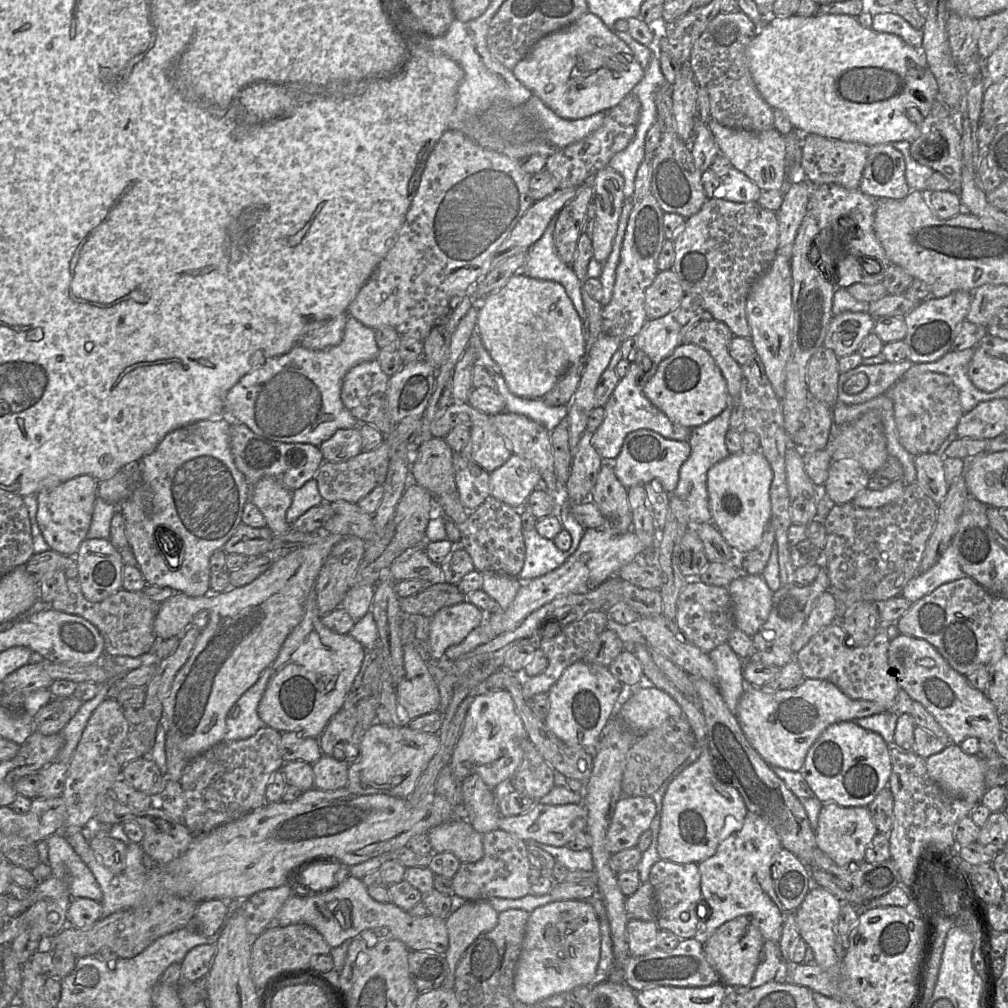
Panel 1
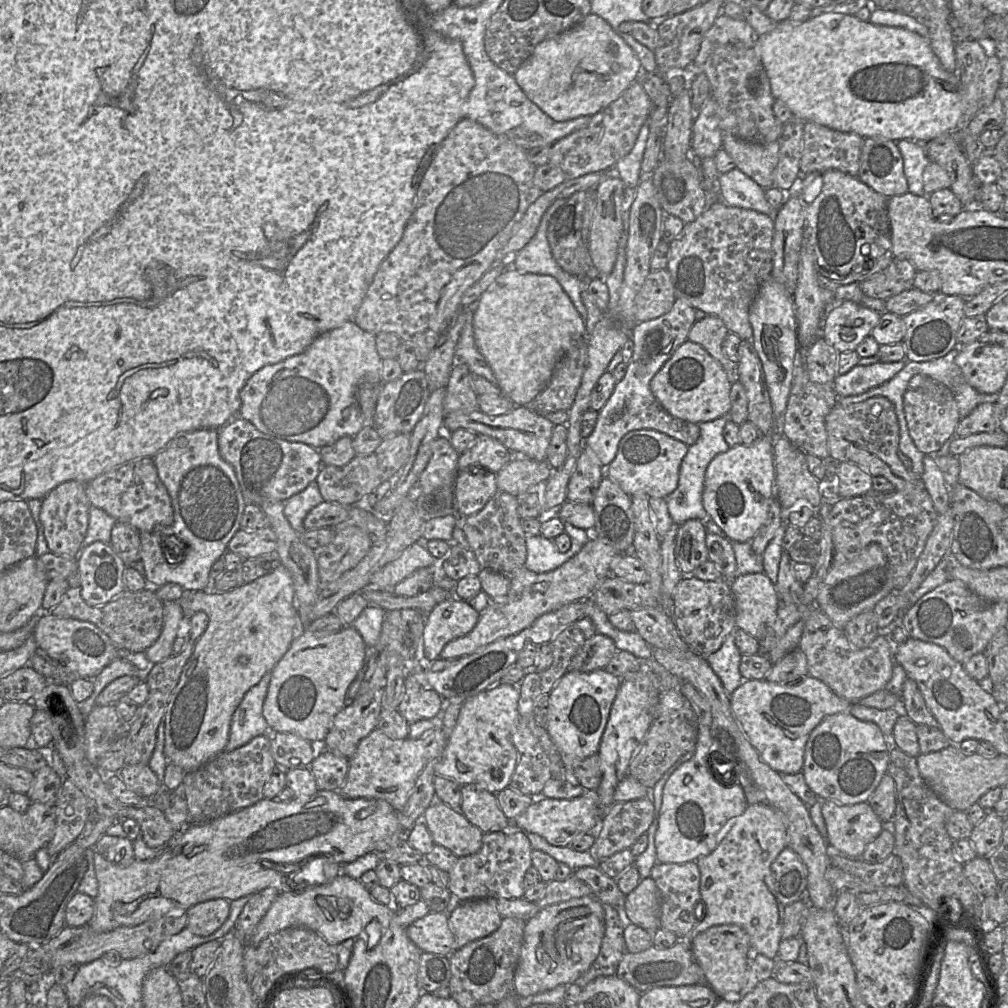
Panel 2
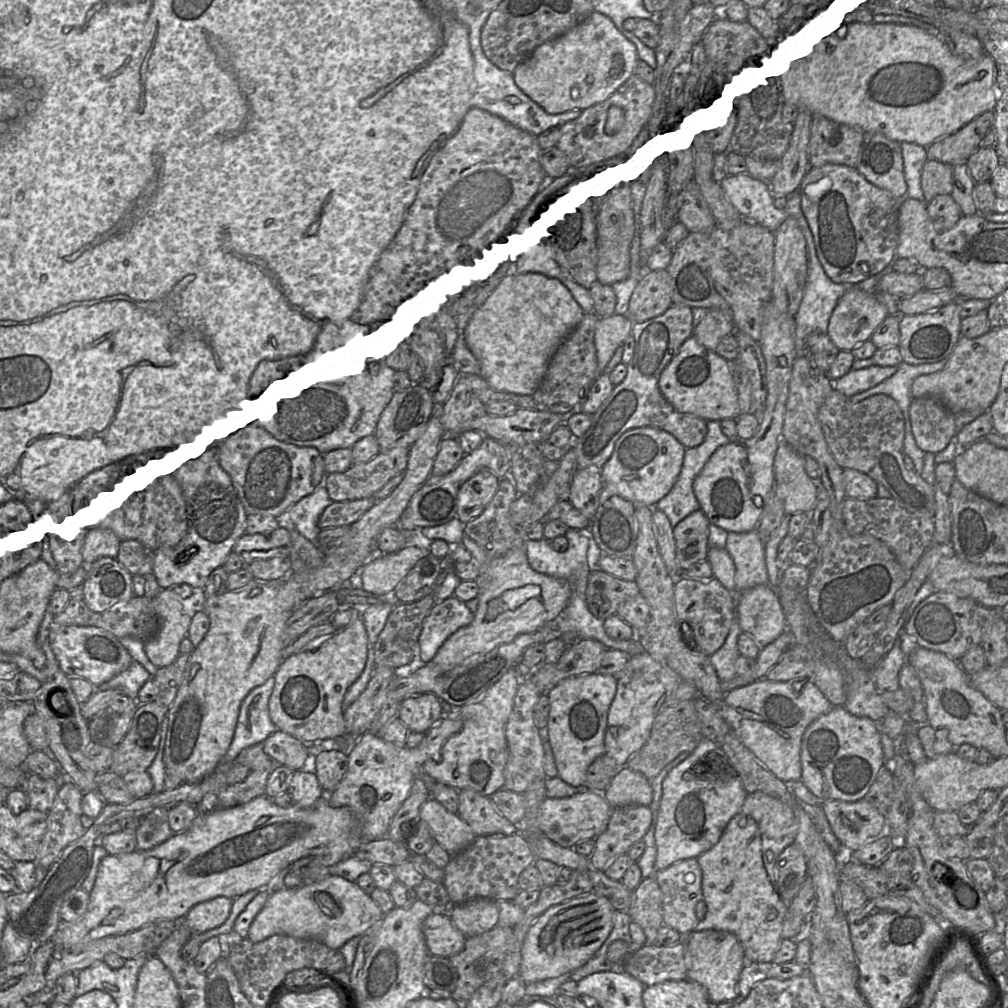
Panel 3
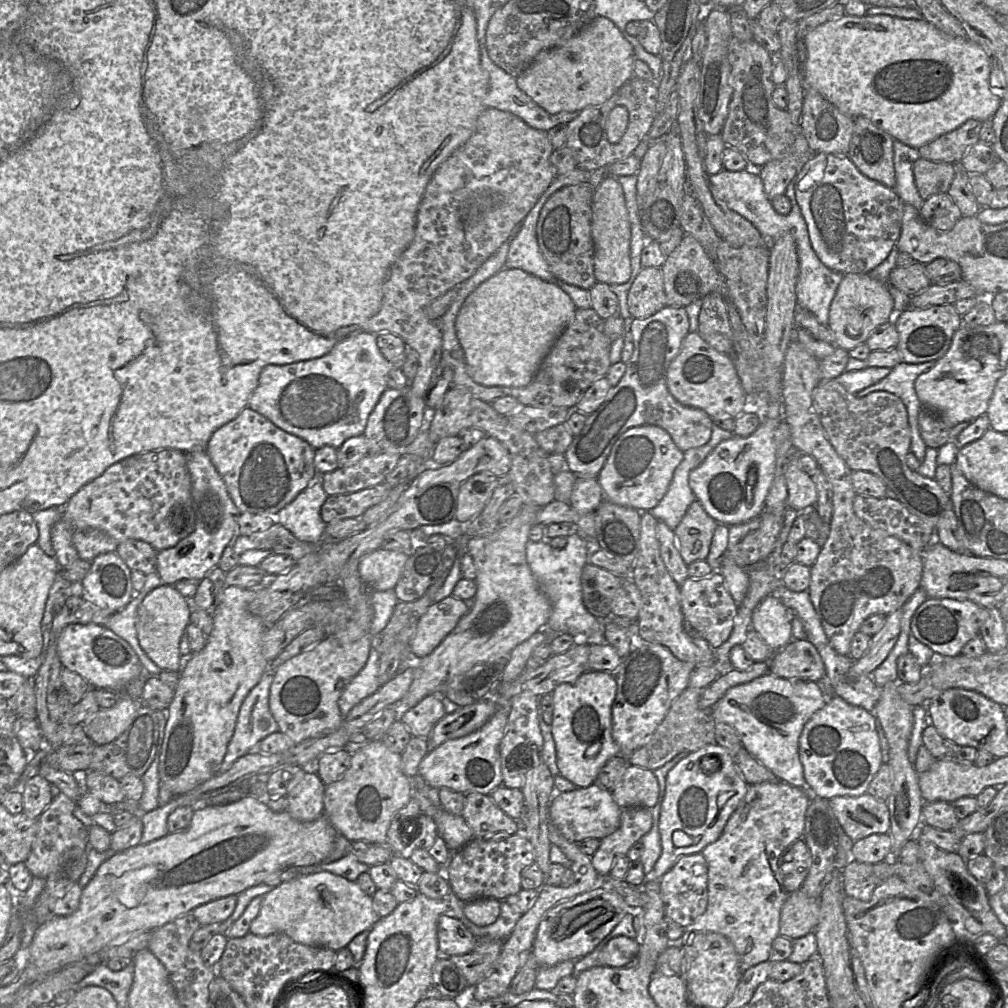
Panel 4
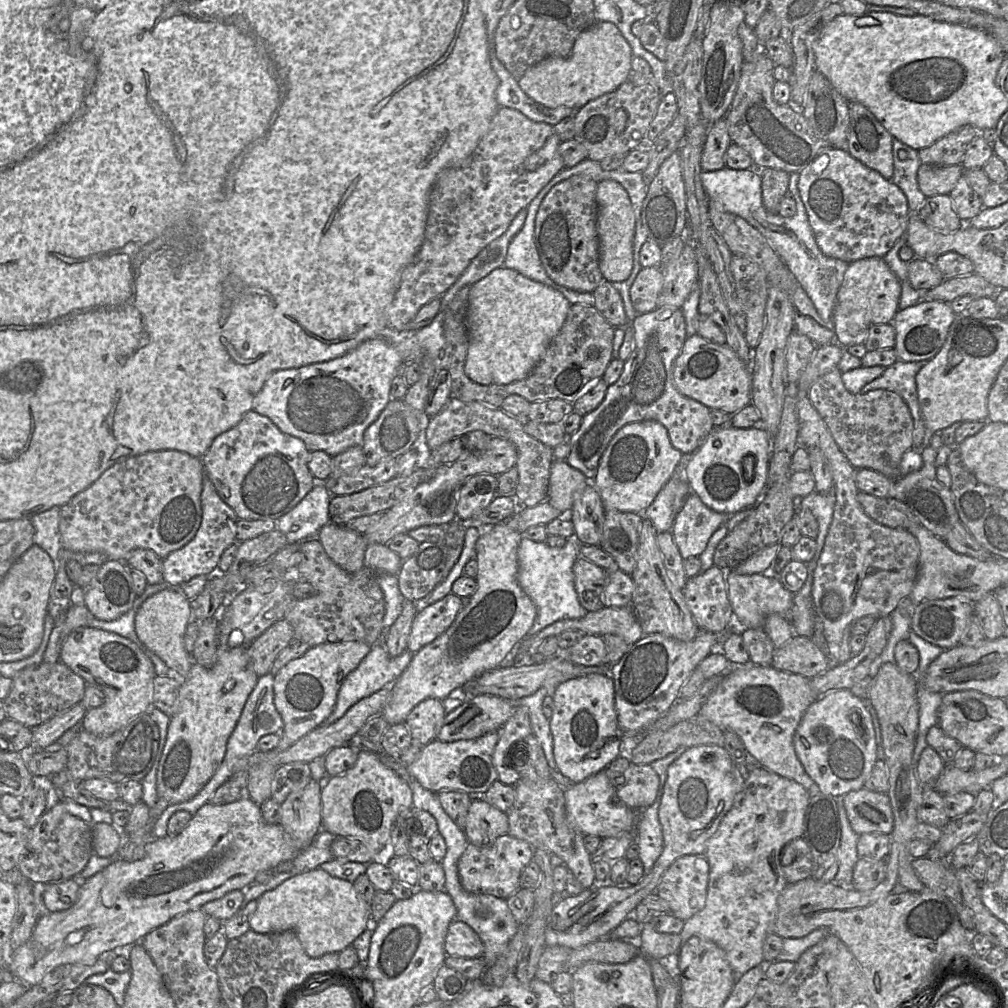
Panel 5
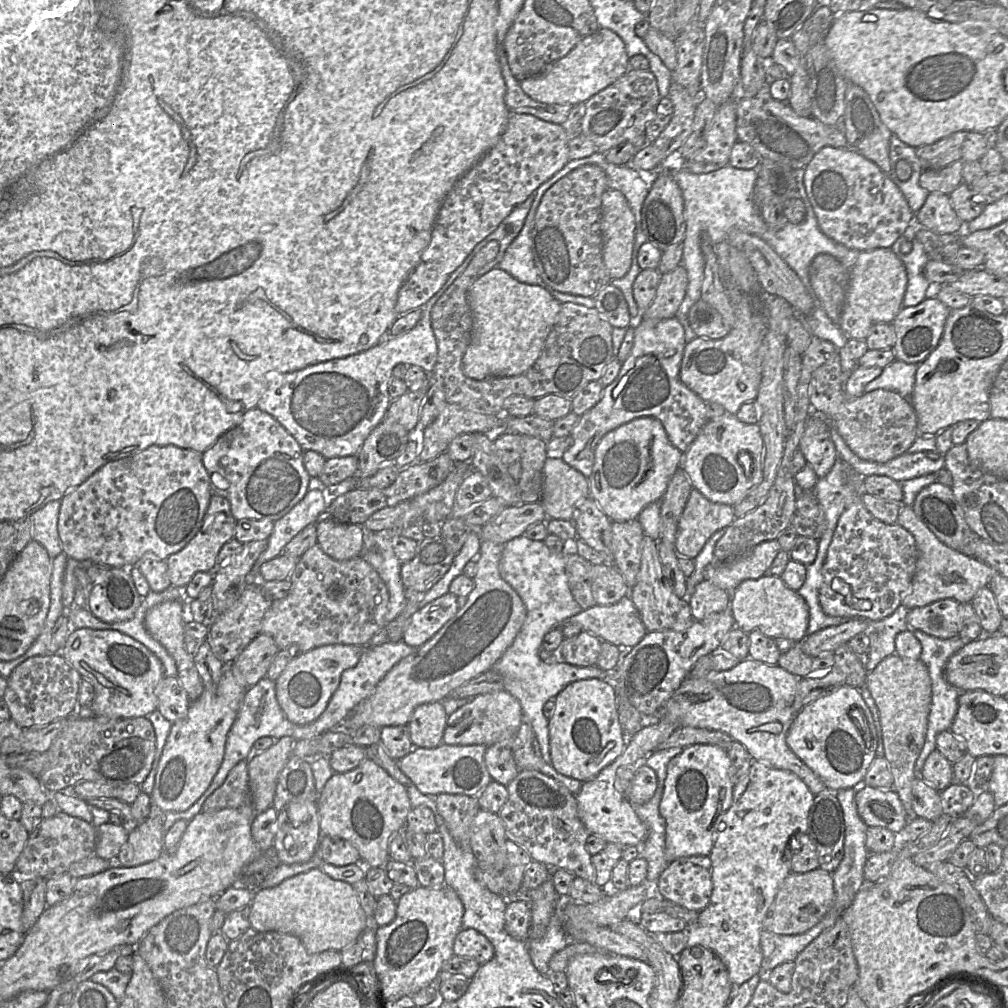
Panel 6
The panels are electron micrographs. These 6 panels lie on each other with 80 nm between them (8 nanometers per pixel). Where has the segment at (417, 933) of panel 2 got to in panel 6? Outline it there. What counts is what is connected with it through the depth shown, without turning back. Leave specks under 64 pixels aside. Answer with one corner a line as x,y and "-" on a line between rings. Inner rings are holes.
462,929
456,936
453,952
460,957
475,960
480,965
490,961
494,956
491,942
475,929

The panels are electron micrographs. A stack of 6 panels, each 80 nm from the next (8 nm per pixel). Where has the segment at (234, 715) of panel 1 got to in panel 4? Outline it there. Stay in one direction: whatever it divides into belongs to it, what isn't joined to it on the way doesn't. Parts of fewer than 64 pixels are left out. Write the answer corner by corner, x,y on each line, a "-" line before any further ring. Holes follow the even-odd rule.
267,671
245,697
240,707
234,734
217,774
229,770
237,759
257,750
262,739
279,731
279,726
269,708
273,679
273,672

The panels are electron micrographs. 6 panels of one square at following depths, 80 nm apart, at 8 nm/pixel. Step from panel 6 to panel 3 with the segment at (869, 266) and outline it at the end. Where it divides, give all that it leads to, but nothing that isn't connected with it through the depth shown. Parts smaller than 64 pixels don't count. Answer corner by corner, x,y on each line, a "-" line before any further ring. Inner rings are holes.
847,286
831,314
826,333
839,351
852,351
869,340
888,315
887,307
874,294

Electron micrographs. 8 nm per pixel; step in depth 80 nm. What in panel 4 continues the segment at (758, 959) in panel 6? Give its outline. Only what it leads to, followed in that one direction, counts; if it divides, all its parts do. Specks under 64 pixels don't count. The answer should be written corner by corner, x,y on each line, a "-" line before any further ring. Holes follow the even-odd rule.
780,780
748,786
746,795
728,819
720,837
701,851
708,866
707,907
702,915
683,927
683,944
692,932
709,931
730,940
742,971
769,960
772,942
780,935
780,912
787,896
778,861
790,844
803,839
806,811
810,802
804,788

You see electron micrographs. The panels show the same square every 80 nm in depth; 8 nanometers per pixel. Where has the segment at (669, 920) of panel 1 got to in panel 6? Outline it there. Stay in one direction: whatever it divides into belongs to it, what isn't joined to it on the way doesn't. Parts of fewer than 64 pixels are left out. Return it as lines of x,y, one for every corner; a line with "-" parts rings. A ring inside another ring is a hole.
702,855
677,858
667,864
657,883
658,897
700,912
712,894
711,860

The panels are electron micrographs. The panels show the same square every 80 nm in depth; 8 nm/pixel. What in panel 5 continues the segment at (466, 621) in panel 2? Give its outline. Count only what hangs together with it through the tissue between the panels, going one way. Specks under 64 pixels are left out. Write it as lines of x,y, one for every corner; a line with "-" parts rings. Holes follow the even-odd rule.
451,592
435,603
419,609
412,622
408,650
415,653
434,641
451,626
462,608
461,598

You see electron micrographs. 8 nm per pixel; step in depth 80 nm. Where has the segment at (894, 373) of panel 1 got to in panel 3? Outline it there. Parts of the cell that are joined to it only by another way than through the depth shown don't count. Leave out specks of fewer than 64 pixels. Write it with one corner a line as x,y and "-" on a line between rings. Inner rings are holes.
871,365
859,370
850,370
843,377
833,381
833,389
851,397
870,388
873,388
890,378
898,366

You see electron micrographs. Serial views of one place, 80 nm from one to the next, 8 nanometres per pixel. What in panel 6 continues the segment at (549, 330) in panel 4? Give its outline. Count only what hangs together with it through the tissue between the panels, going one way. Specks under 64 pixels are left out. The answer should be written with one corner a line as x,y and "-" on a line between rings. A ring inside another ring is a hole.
498,267
472,284
468,302
472,314
472,338
462,359
462,371
468,378
478,381
489,377
518,376
532,367
542,352
562,304
544,288
521,283

